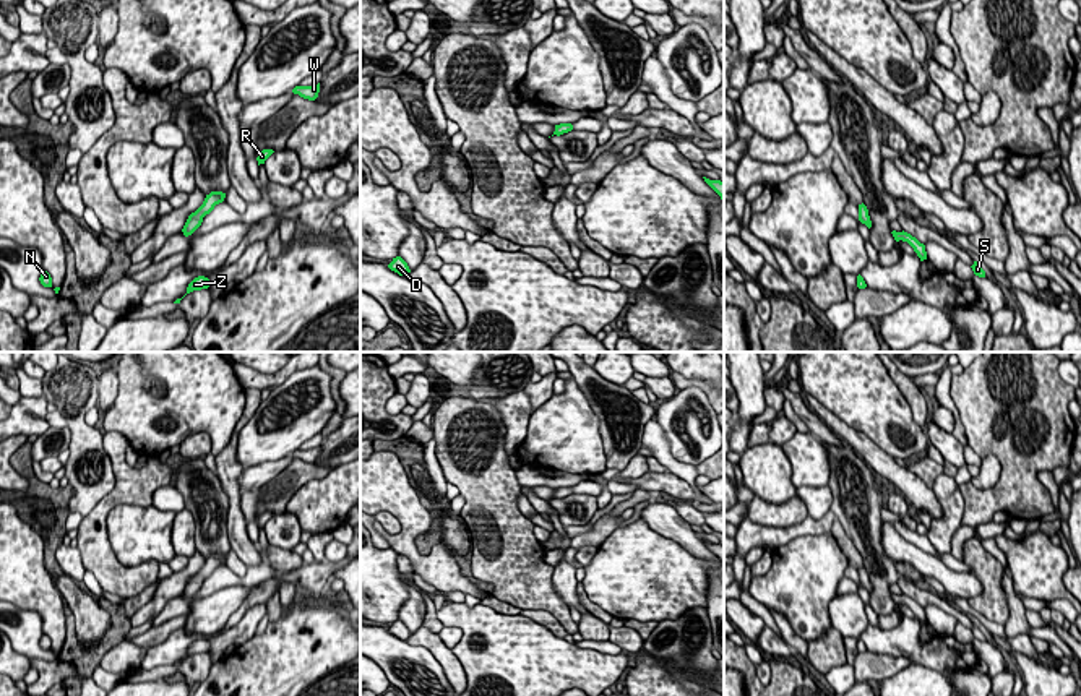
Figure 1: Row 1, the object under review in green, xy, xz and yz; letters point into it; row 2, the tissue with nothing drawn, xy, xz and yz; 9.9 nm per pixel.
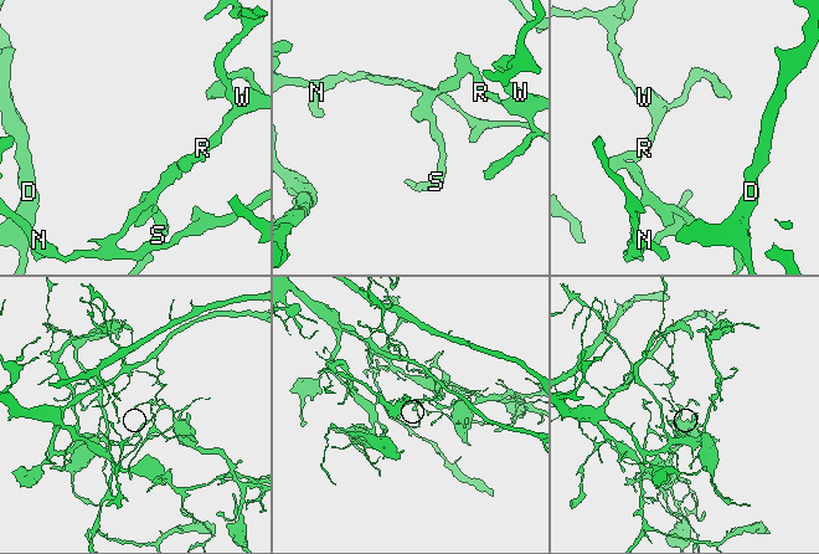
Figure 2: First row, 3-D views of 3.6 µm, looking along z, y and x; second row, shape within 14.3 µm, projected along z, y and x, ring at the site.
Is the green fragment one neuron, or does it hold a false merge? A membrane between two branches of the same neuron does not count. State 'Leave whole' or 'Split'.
Split

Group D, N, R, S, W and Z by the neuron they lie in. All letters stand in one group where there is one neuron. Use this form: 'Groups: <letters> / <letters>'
Groups: D N S Z / R W

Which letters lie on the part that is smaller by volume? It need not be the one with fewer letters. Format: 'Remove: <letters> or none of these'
Remove: R, W

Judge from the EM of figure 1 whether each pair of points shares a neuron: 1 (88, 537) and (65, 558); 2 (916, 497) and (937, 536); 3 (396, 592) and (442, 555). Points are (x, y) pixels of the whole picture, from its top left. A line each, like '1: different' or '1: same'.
1: different
2: different
3: different

